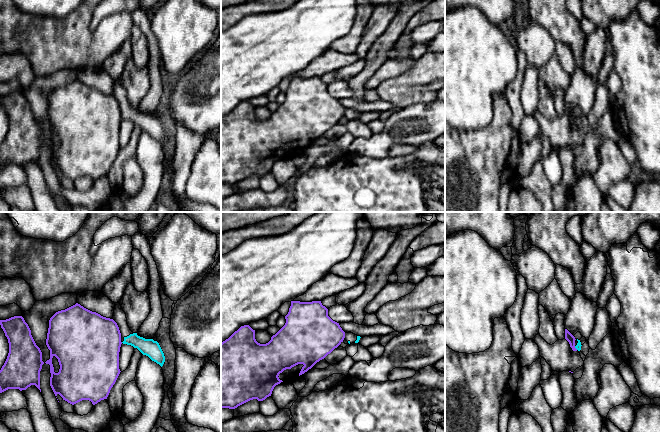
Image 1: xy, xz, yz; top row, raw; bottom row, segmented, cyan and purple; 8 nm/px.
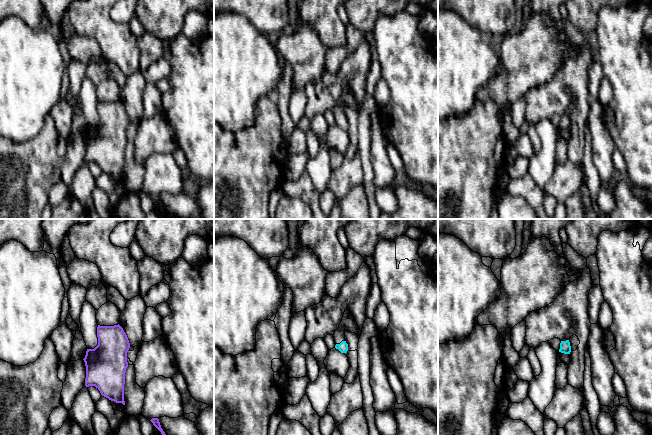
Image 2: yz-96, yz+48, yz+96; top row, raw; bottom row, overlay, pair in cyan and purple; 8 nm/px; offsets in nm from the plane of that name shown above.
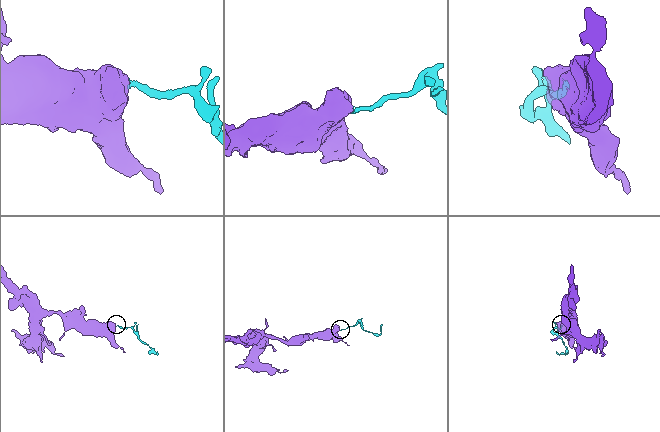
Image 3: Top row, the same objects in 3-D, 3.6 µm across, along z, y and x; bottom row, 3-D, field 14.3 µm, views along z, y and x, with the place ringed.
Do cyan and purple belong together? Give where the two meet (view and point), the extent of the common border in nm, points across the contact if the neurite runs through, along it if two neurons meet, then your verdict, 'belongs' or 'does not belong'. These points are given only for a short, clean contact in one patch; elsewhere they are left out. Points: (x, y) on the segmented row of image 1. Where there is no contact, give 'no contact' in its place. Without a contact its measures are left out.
meets cyan in yz at (576, 348); contact 40 nm long; border along yz (574, 346), (577, 349); does not belong

